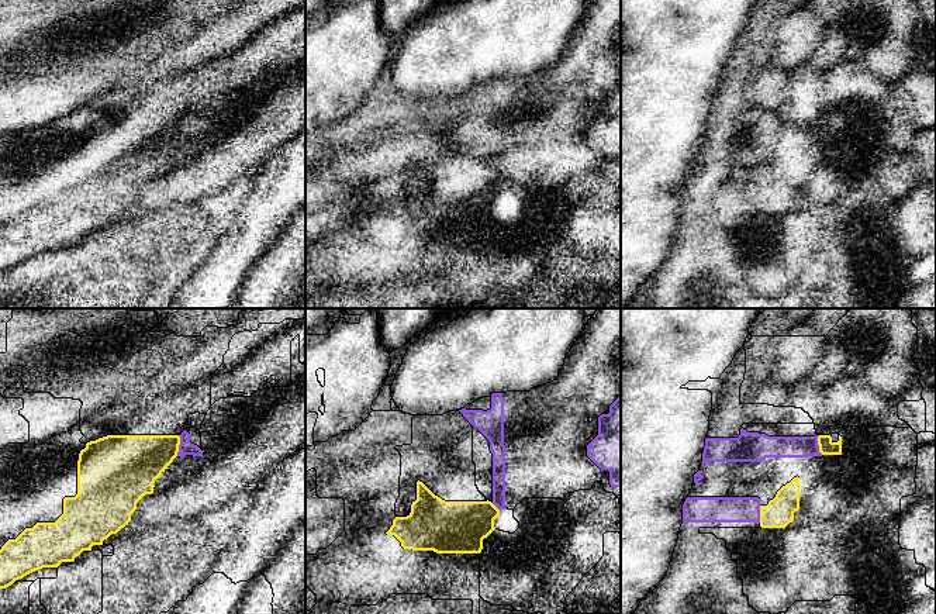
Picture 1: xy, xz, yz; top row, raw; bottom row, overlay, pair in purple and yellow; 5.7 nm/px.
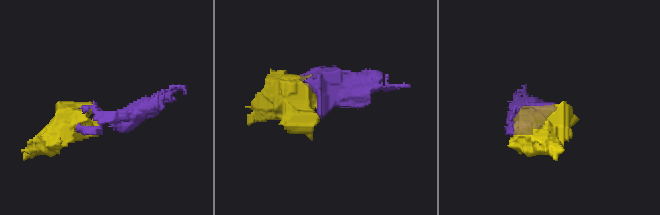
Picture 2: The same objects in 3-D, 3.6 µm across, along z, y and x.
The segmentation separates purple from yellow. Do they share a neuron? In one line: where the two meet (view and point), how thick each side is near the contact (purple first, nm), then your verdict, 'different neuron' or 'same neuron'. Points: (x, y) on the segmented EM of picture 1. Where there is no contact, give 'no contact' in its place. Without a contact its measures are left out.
xy (179, 445) | 80/300 nm | same neuron

